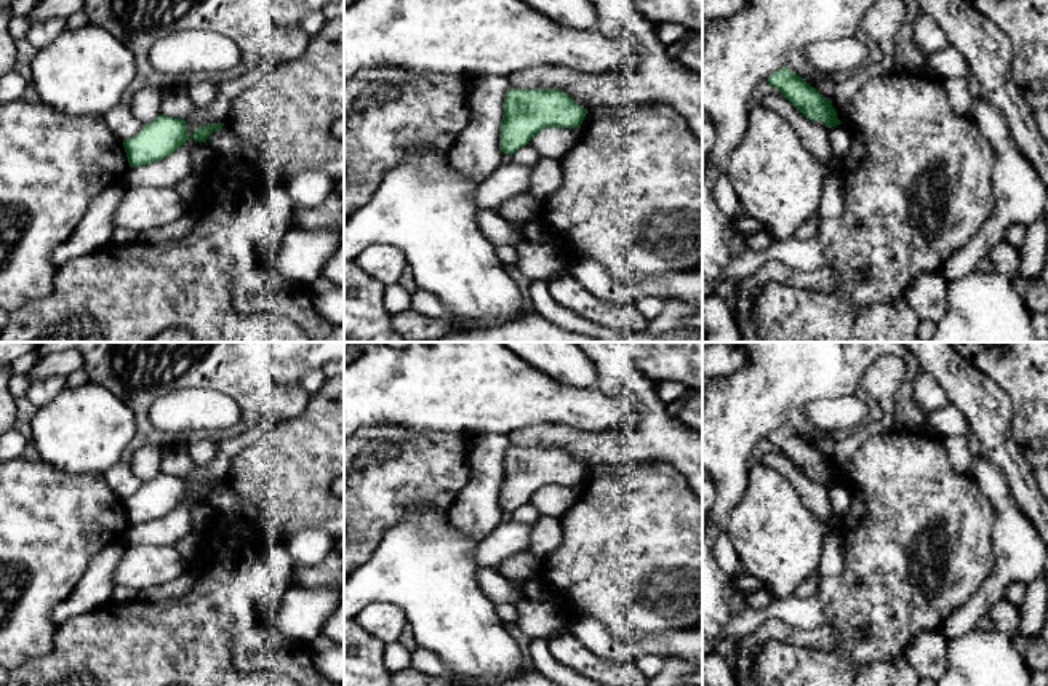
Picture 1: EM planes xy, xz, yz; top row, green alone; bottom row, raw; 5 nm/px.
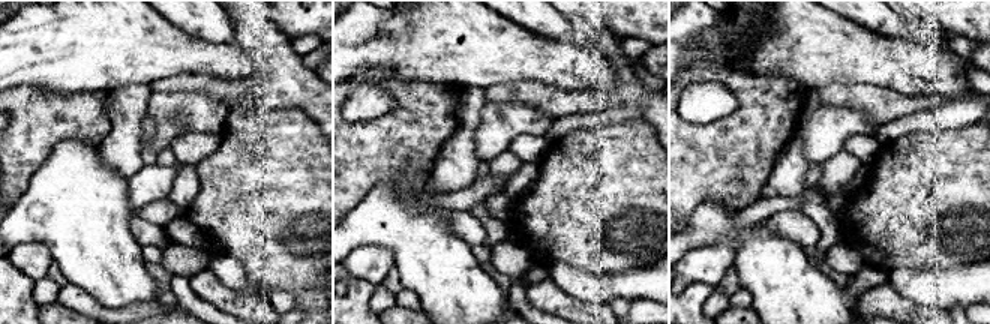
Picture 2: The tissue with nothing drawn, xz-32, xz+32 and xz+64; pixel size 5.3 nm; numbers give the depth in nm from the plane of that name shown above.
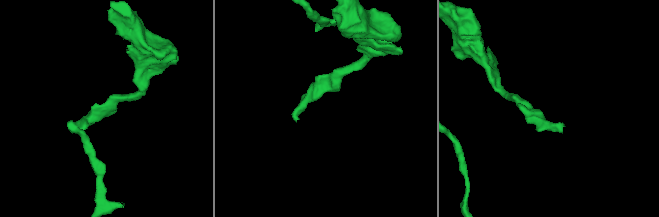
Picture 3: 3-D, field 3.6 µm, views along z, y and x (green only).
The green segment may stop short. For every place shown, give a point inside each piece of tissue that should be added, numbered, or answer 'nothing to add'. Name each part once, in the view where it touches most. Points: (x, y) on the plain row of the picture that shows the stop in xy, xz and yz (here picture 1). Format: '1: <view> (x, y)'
nothing to add

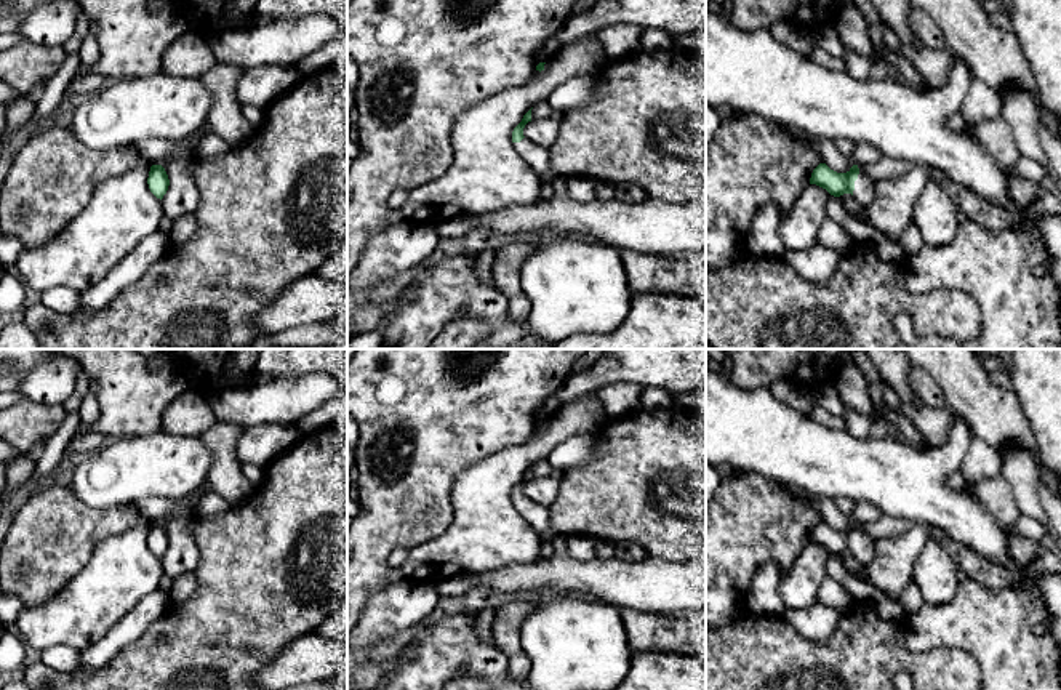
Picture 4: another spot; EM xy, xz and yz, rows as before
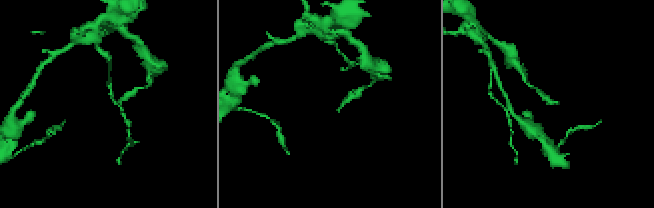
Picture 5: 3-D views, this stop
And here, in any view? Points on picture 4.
1: yz (863, 551)

